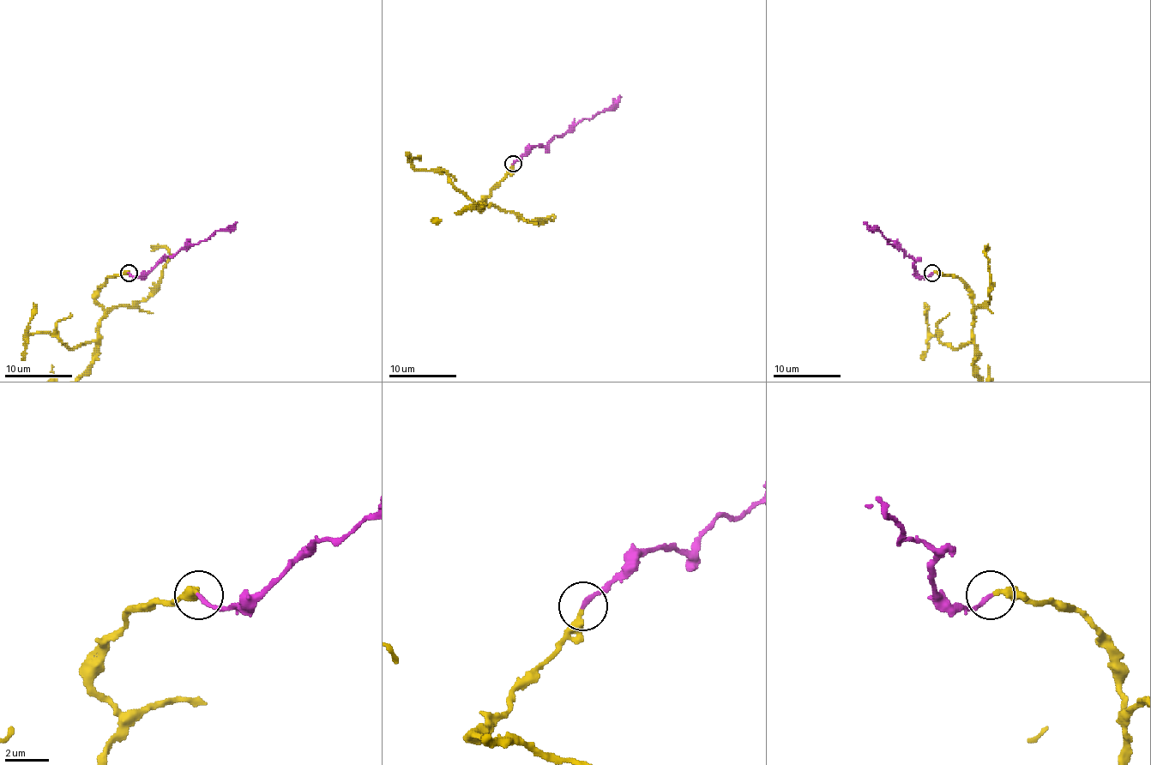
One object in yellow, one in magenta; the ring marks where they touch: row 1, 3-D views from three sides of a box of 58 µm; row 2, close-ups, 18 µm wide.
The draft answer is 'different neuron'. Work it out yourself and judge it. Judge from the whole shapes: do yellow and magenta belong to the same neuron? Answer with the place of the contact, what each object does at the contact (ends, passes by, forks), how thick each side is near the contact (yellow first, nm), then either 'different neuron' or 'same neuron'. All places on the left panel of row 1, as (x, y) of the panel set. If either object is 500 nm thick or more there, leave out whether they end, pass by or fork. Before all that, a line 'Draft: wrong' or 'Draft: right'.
Draft: wrong
place (129, 273); yellow ends; magenta ends; calibres 280 and 200 nm; same neuron

